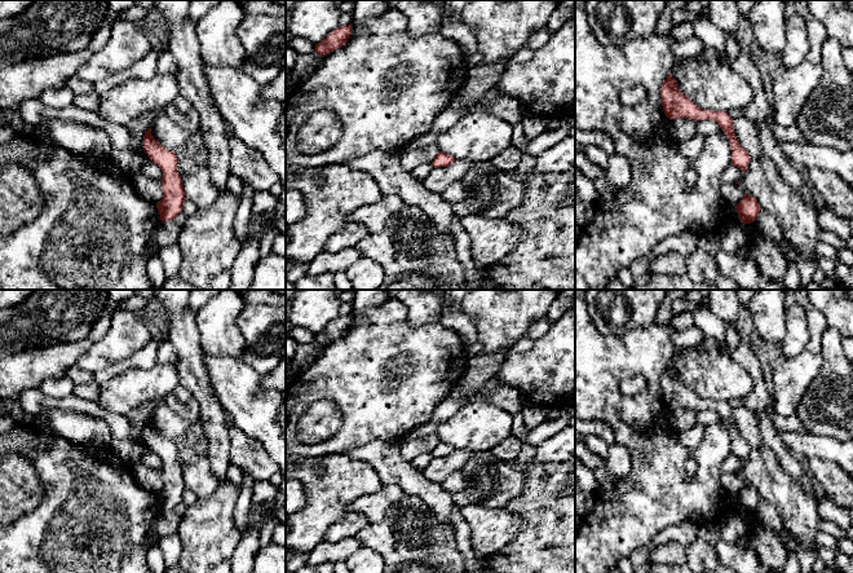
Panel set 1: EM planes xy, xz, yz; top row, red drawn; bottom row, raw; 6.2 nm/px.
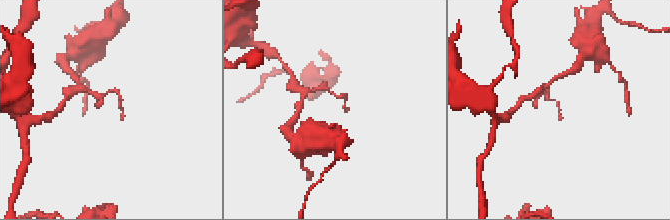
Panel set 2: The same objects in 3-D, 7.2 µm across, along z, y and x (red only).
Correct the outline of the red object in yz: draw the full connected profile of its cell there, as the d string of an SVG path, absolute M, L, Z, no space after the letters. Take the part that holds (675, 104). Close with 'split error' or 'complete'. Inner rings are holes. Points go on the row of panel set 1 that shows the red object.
M669 74L660 88L662 106L667 118L689 118L693 120L715 120L729 138L732 149L732 166L743 173L747 171L751 157L739 145L733 127L733 119L725 111L702 110L688 98L677 87L677 81Z; complete

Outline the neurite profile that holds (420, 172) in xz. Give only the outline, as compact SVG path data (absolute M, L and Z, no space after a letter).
M423 163L414 168L410 173L417 181L424 181L424 178L434 169L432 163Z

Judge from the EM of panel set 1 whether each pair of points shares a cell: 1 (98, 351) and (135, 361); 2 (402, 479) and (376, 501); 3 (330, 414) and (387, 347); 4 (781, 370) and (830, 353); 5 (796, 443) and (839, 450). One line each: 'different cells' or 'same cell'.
1: different cells
2: different cells
3: different cells
4: different cells
5: same cell

